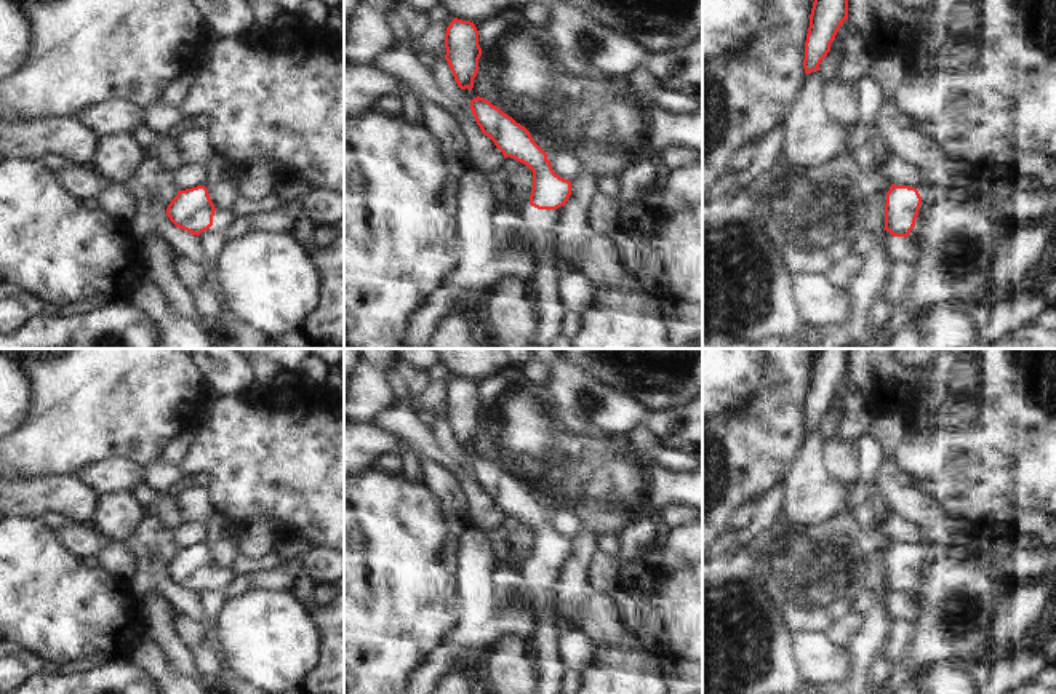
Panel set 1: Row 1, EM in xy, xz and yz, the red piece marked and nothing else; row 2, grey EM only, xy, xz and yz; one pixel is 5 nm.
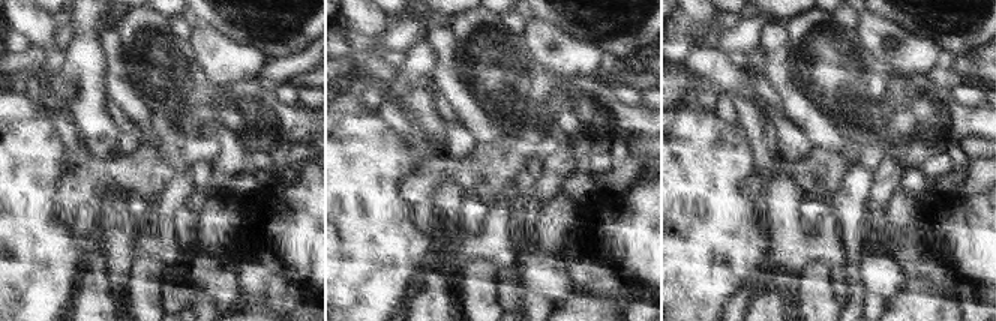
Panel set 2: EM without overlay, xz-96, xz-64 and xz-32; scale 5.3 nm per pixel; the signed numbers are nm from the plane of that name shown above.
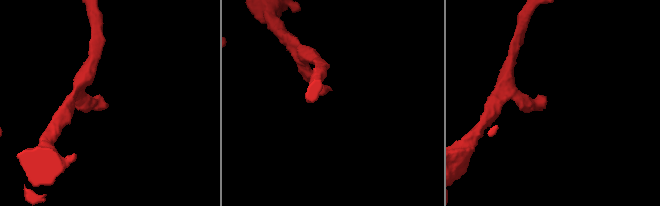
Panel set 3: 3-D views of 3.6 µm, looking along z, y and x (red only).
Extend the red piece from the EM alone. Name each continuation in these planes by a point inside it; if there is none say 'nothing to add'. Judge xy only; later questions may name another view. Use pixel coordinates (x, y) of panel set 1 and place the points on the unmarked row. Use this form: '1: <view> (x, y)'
nothing to add

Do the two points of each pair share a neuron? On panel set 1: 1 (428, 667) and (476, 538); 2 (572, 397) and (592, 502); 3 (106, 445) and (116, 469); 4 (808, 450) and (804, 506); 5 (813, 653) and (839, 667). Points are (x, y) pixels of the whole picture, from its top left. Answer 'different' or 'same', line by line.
1: same
2: different
3: different
4: same
5: same

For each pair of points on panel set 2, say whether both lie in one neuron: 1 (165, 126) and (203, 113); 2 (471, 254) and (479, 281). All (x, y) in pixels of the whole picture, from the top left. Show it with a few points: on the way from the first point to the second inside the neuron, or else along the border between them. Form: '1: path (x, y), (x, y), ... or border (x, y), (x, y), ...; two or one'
1: path (174, 117), (179, 113), (194, 113); one
2: border (479, 257), (464, 267); two

